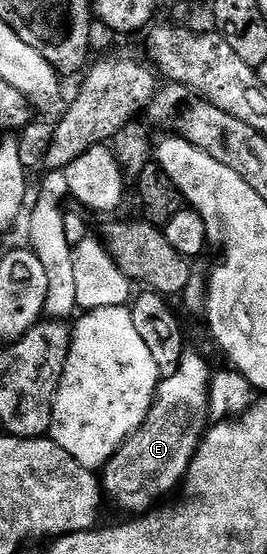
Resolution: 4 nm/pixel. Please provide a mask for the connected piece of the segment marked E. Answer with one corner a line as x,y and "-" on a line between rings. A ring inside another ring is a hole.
184,351
177,374
160,379
154,406
145,422
125,441
101,470
104,493
123,508
137,514
154,509
162,496
184,483
195,452
209,427
209,393
213,371
203,356

